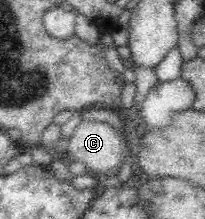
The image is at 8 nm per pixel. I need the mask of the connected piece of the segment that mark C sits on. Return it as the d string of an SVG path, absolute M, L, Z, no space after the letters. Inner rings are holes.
M81 120L68 139L67 157L83 163L101 179L115 173L124 158L124 143L119 130L109 123Z

